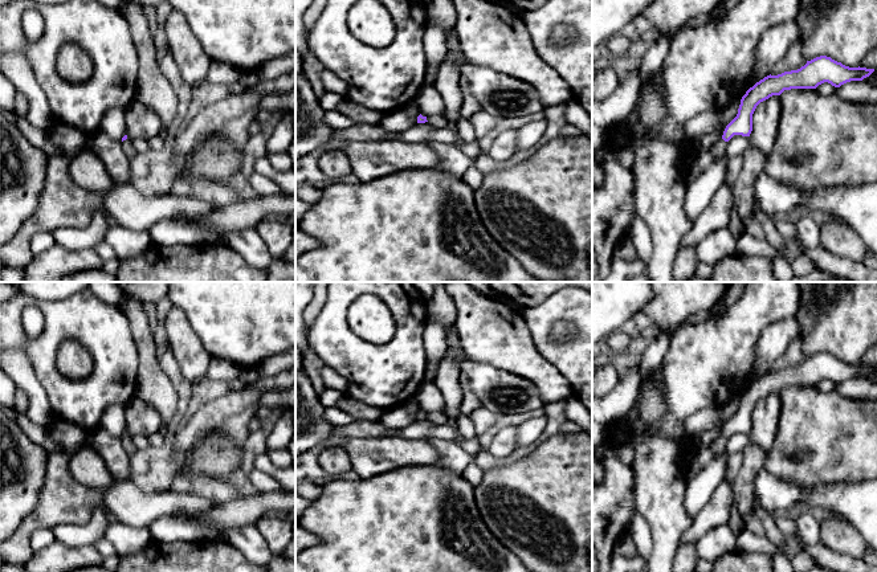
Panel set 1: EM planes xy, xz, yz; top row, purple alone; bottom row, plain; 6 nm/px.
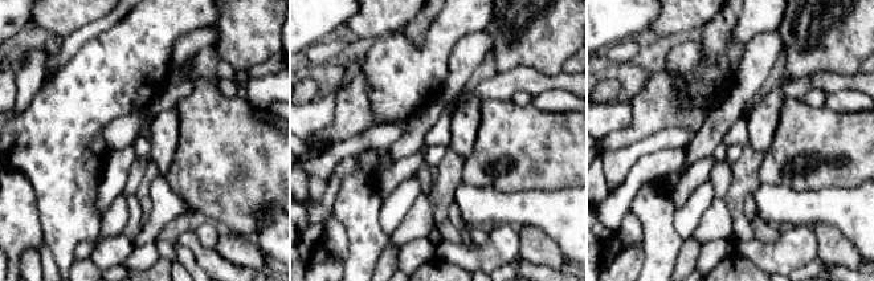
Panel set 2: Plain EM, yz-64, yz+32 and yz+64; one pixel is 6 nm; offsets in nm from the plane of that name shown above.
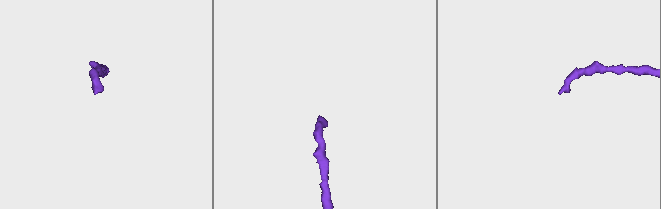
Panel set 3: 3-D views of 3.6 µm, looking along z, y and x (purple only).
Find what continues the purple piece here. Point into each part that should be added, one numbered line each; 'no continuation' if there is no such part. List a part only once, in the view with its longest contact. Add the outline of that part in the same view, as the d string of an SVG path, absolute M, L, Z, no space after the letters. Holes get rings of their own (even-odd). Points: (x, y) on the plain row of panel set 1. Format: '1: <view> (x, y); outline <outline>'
1: xy (129, 446); outline M129 436L122 438L122 444L129 455L132 455L138 450Z

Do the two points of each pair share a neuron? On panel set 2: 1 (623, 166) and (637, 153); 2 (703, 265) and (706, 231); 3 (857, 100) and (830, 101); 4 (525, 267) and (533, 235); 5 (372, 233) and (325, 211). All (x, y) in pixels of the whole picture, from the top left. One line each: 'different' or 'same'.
1: same
2: different
3: same
4: different
5: different

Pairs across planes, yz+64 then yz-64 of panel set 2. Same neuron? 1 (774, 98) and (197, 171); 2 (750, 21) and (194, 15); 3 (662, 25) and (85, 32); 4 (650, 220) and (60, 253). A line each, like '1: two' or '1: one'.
1: two
2: one
3: two
4: one

